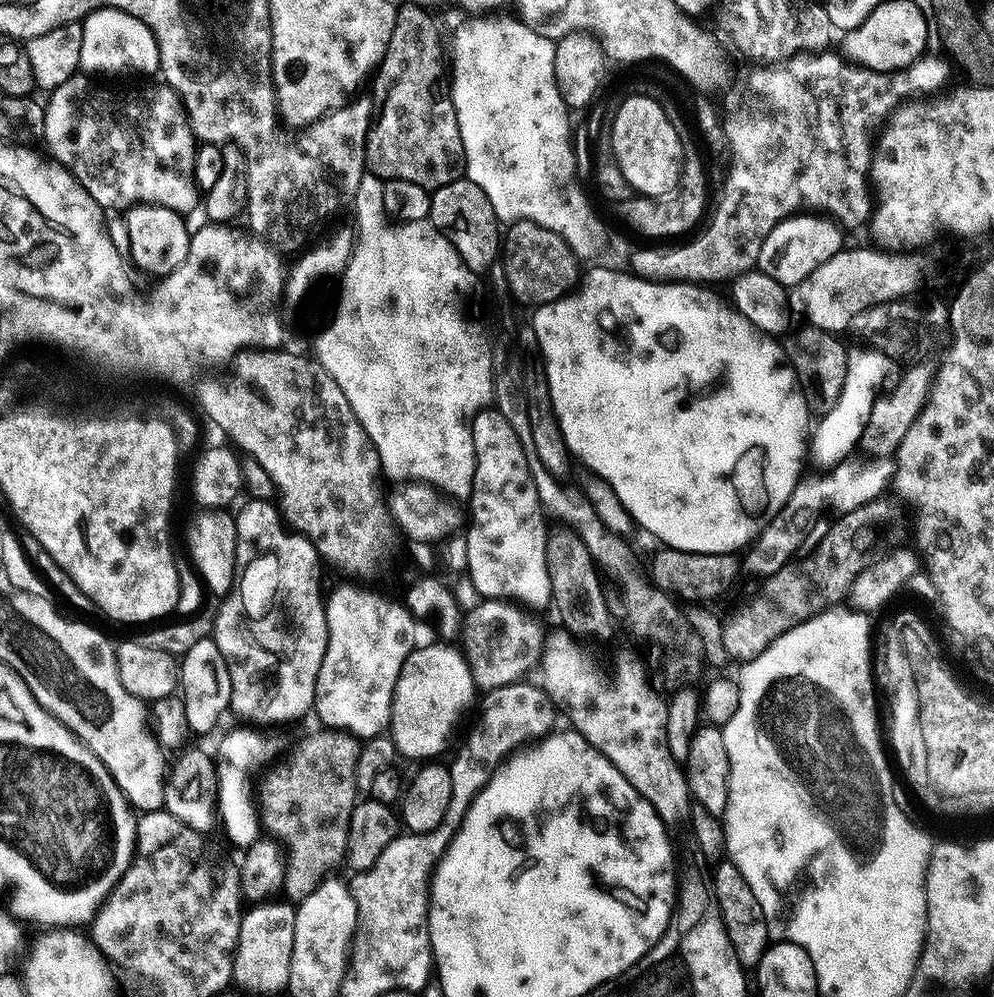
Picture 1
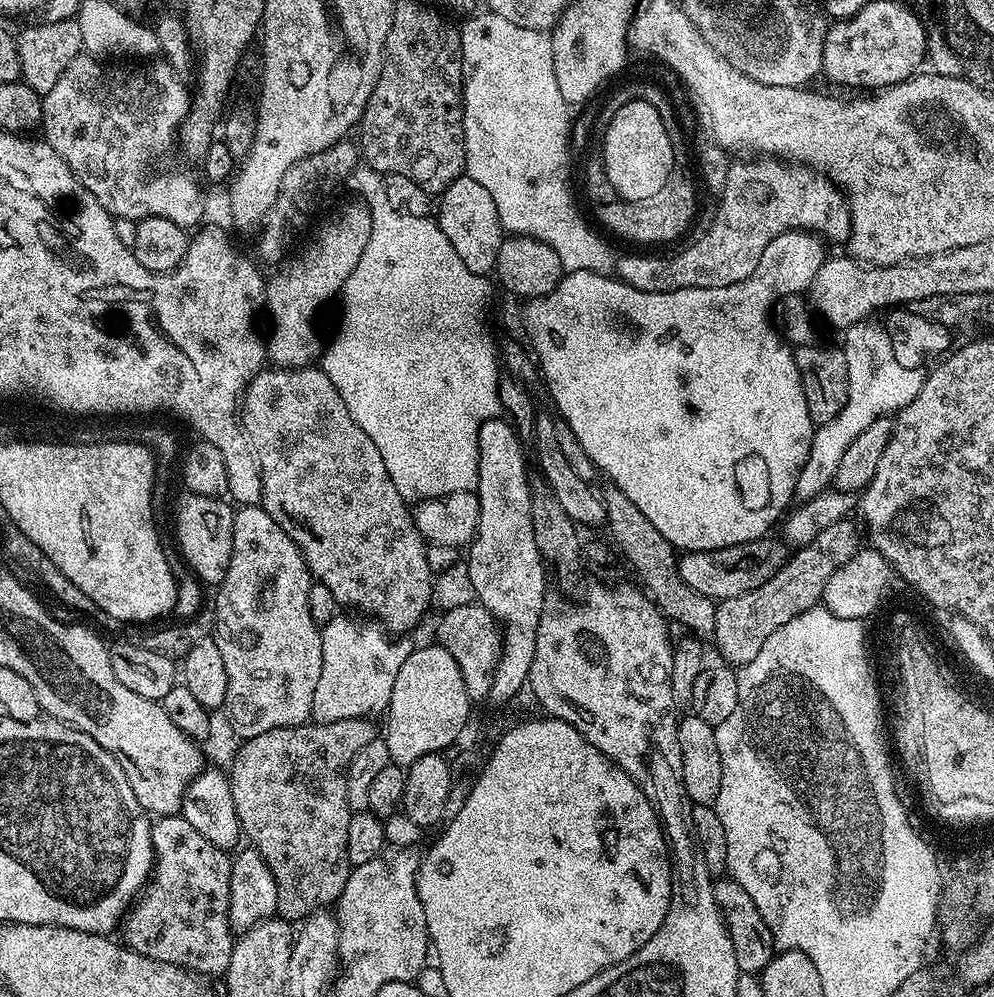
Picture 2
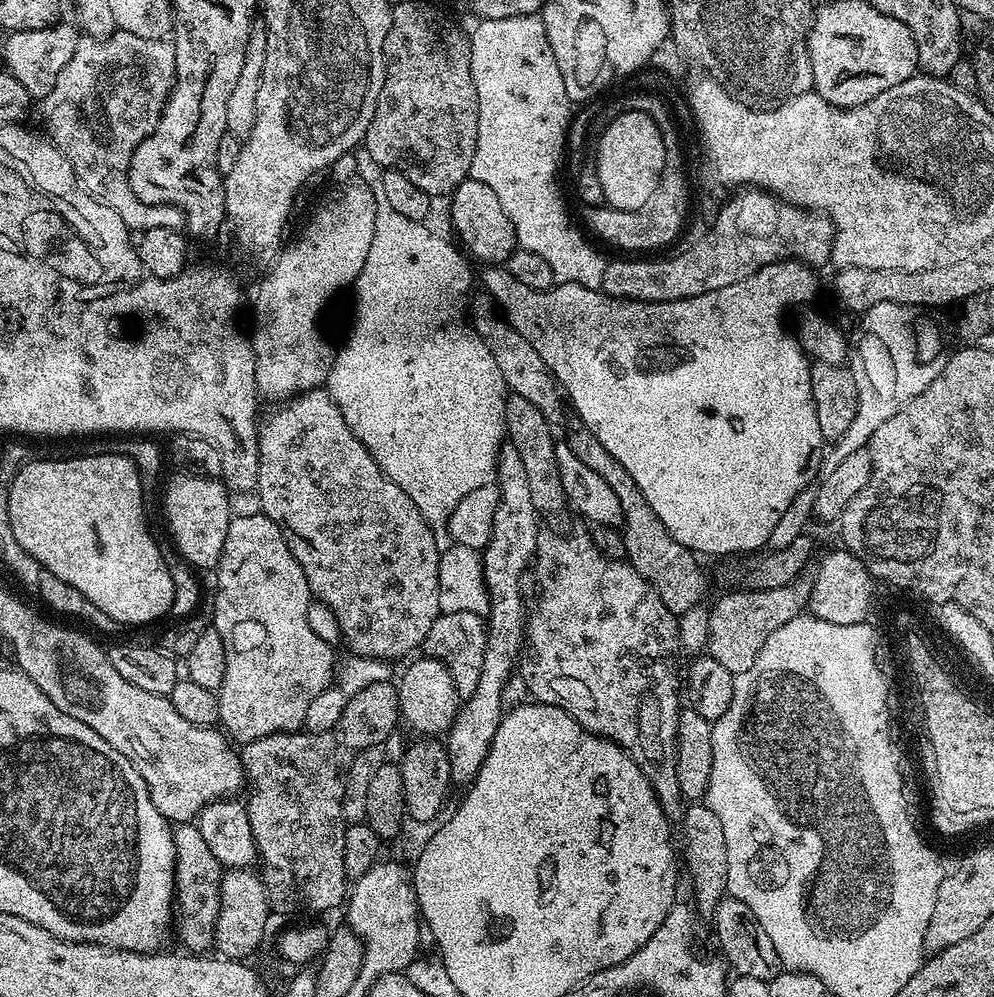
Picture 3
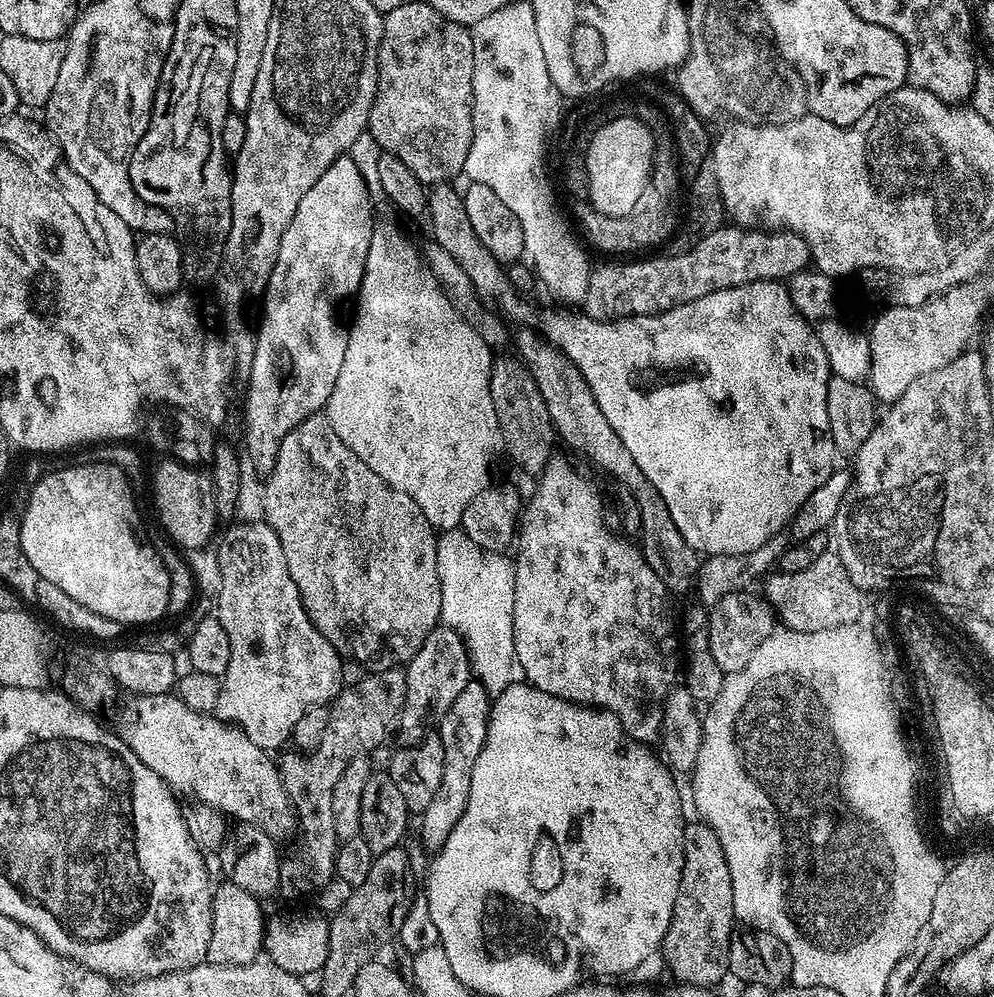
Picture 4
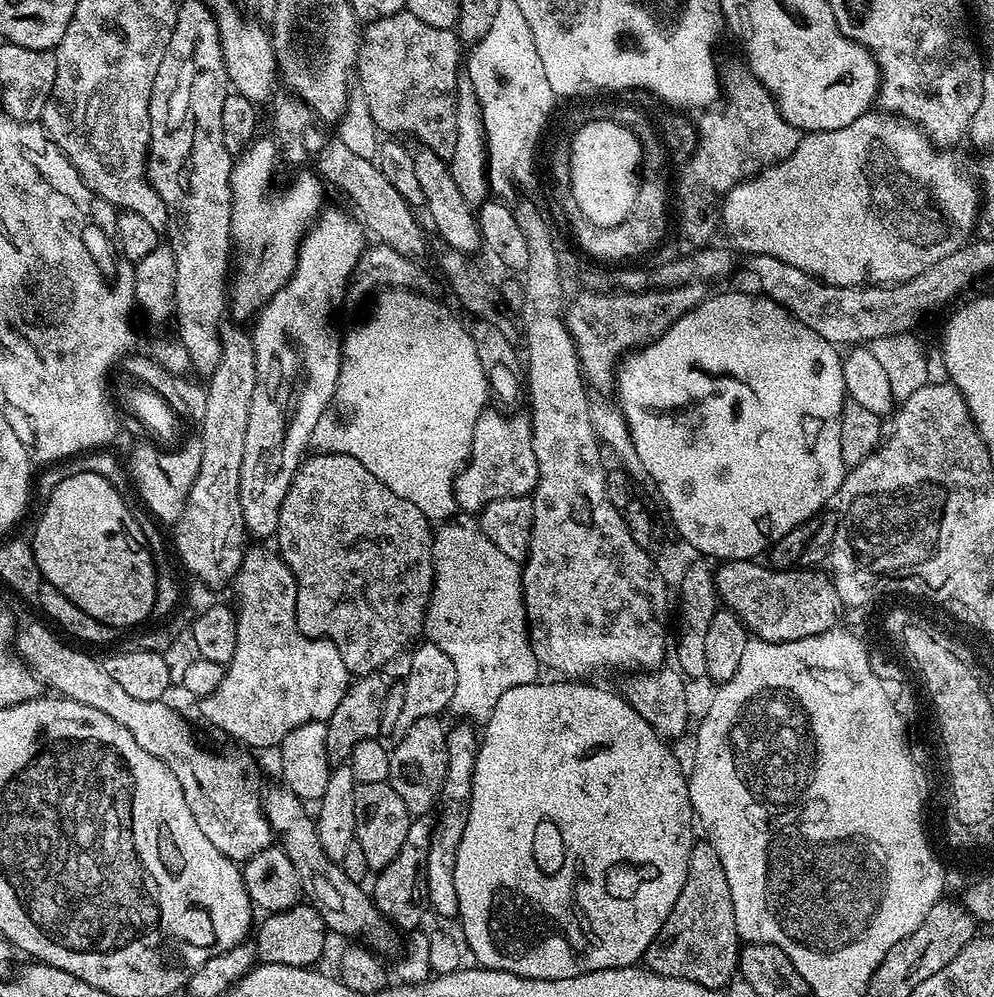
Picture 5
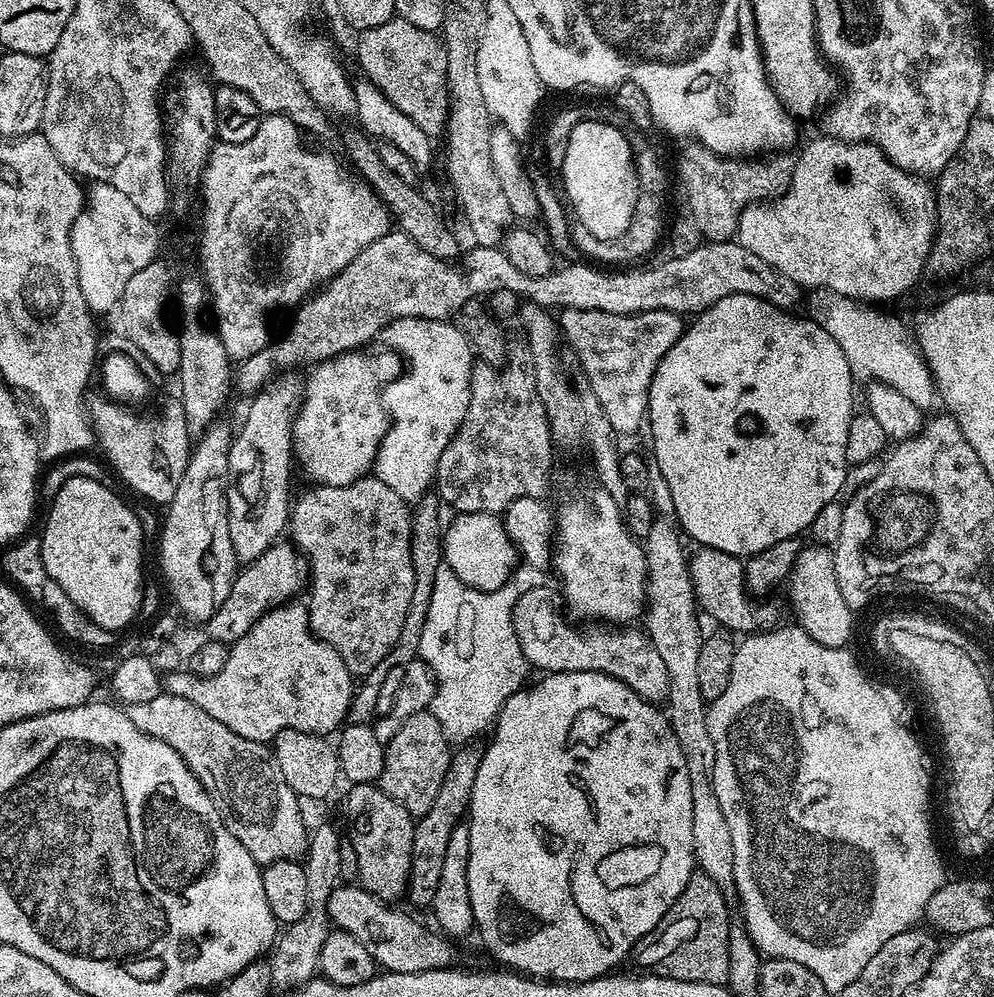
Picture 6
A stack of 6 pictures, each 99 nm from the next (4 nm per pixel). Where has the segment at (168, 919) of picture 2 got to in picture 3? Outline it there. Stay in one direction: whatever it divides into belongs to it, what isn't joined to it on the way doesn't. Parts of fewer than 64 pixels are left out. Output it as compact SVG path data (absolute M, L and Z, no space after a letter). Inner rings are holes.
M180 822L175 825L176 833L170 840L171 847L176 850L176 882L178 885L178 903L174 908L174 932L180 935L180 940L188 950L204 950L204 947L213 943L216 935L216 919L220 909L220 878L222 865L214 854L210 854L210 846L206 846L206 838L197 830L195 823Z

